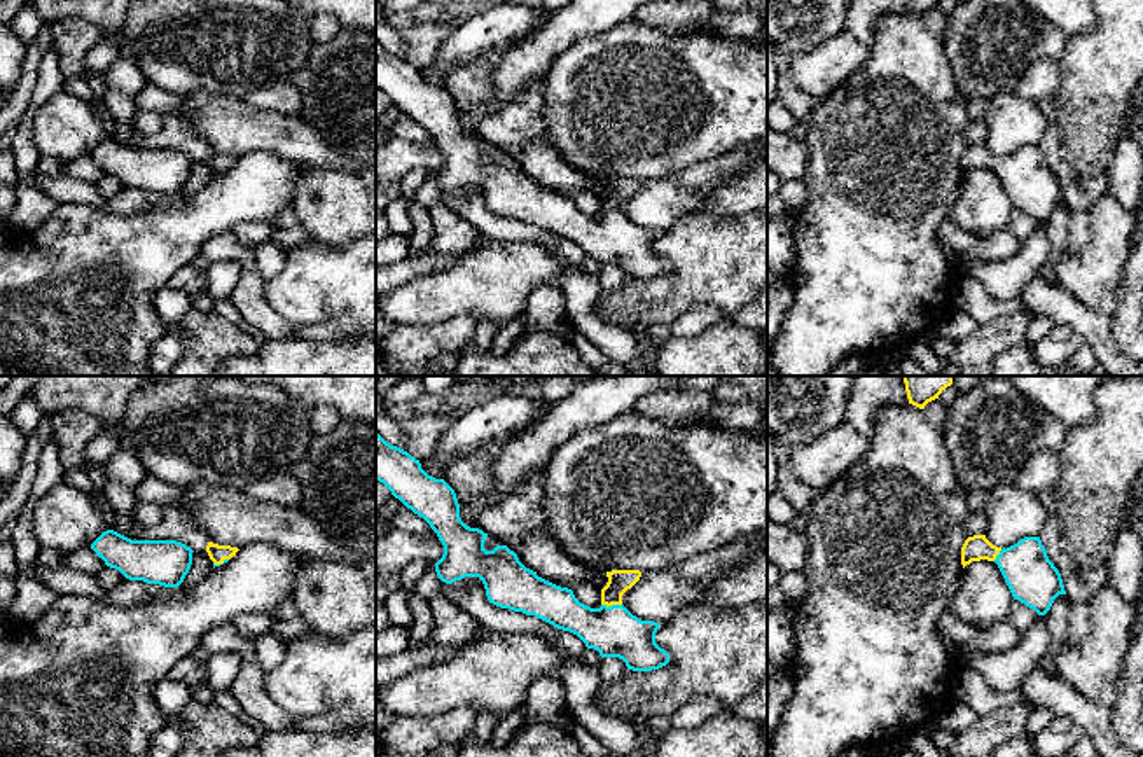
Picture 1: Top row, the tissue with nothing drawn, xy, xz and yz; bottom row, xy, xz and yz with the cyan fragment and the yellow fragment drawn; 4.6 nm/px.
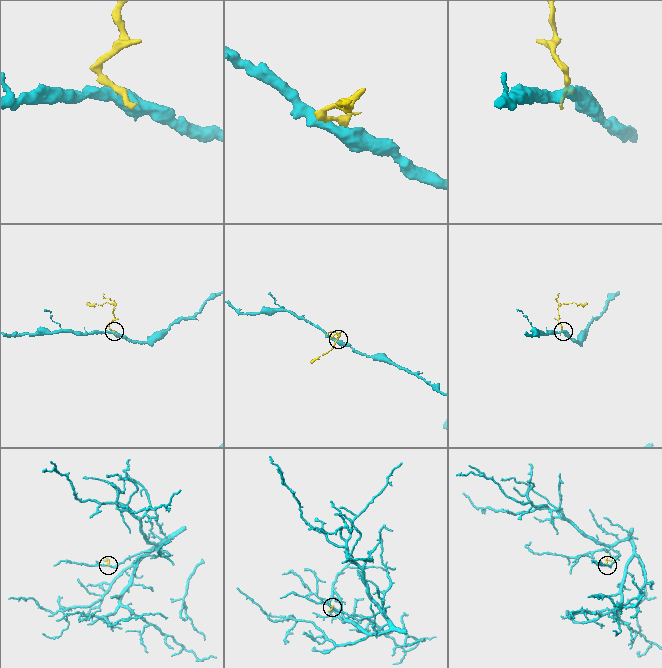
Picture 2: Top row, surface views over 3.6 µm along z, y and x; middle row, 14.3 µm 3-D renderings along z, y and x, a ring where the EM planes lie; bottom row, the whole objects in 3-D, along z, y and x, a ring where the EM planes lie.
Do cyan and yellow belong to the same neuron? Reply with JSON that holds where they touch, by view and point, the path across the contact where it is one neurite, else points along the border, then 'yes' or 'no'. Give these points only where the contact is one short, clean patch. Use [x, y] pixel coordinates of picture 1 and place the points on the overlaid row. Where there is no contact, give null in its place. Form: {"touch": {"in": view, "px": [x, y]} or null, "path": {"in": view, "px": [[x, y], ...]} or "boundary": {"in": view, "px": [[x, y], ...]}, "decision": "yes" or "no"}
{"touch": {"in": "xz", "px": [612, 605]}, "path": {"in": "xz", "px": [[614, 631], [612, 605], [612, 591], [619, 581]]}, "decision": "yes"}

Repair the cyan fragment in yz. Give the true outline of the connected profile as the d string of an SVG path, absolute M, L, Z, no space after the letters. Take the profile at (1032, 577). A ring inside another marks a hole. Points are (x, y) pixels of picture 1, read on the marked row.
M986 535L968 537L961 547L963 568L972 561L994 561L1014 596L1038 615L1045 615L1059 594L1066 594L1059 570L1049 559L1040 537L1024 537L1001 549Z

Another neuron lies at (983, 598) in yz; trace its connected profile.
M972 561L963 568L961 582L947 608L973 628L1007 621L1012 593L994 561Z

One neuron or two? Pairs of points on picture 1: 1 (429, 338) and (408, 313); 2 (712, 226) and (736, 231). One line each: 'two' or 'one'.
1: two
2: one

